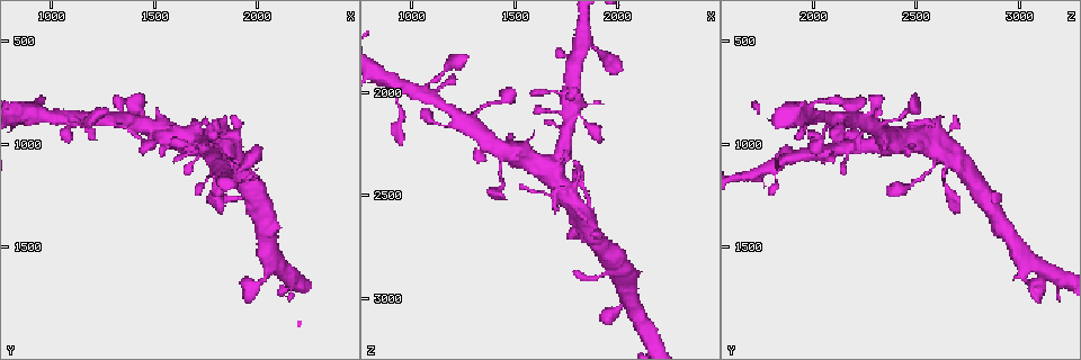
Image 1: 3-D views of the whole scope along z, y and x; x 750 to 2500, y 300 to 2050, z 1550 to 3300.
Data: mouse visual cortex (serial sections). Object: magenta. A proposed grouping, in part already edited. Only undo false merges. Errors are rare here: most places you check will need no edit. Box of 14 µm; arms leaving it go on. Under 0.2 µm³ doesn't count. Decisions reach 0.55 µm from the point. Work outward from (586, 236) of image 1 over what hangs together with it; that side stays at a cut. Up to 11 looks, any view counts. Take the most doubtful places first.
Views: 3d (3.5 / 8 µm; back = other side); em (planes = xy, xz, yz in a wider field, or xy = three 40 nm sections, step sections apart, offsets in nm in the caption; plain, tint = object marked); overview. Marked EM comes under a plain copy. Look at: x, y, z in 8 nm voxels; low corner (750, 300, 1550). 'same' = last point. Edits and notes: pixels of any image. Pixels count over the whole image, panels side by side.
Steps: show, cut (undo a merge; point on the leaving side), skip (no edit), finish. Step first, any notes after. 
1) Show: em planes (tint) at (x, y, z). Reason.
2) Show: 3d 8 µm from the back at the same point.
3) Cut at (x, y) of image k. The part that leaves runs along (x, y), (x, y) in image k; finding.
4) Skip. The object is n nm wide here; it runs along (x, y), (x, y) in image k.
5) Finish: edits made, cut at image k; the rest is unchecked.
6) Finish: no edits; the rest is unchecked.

Show: 3d 3.5 µm at (1770, 1030, 2130). Branch point.

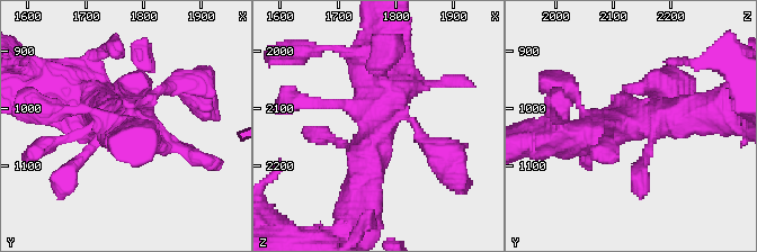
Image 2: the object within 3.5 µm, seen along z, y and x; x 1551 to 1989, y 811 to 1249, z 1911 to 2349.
Show: em xy step 3 (tint) at (1775, 1020, 2125).

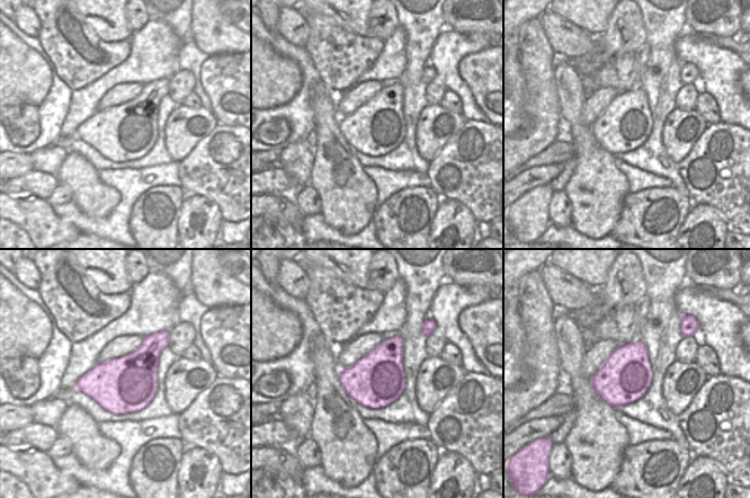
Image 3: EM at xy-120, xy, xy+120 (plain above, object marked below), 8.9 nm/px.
Show: em xy step 5 (tint) at the same point. Cut it another way.

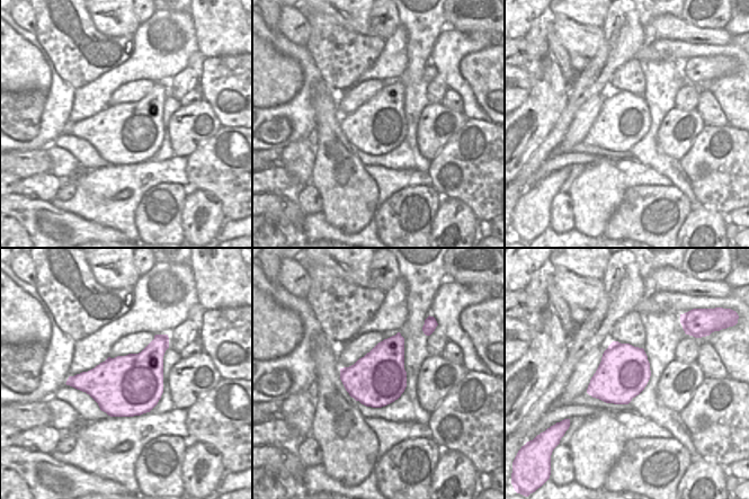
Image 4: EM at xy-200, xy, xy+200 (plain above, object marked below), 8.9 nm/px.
Skip. It runs along (698, 115), (557, 138) in image 2; continuous, no second cell.

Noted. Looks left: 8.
Show: 3d 8 µm at (1840, 1130, 1750). Sudden change in width.

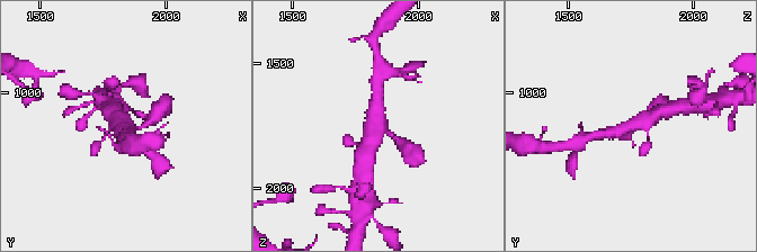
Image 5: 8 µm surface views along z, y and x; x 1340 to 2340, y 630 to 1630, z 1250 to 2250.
Show: em xy step 5 (tint) at (1820, 1140, 1760).

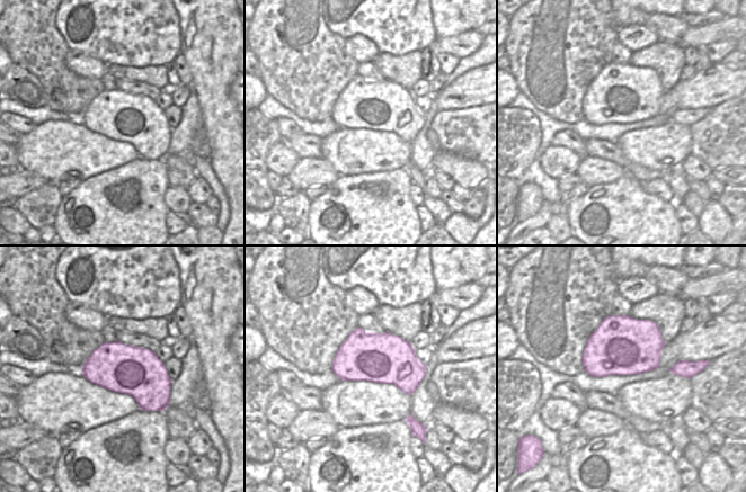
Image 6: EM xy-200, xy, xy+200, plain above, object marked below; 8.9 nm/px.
Skip. All the same cell.

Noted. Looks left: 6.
Show: 3d 8 µm from the back at (1450, 900, 2280).

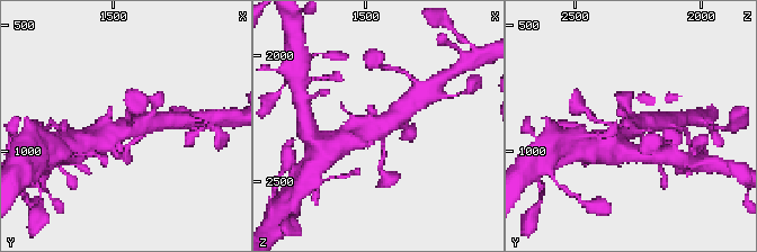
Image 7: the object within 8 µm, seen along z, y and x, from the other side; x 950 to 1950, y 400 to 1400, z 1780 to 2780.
Show: 3d 3.5 µm at (1440, 920, 2280).

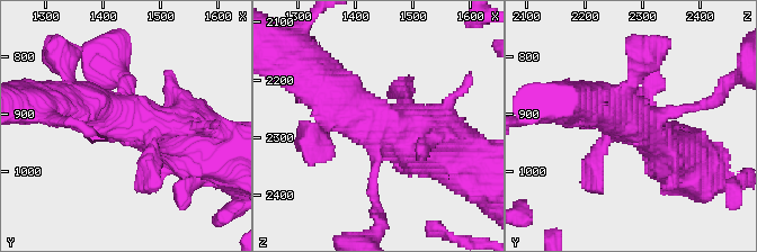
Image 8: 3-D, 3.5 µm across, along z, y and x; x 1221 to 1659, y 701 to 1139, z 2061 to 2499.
Skip. It runs along (442, 159), (321, 87) in image 8; continuous, no second cell.

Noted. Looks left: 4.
Show: 3d 3.5 µm at (1060, 870, 2010). Abrupt turn.

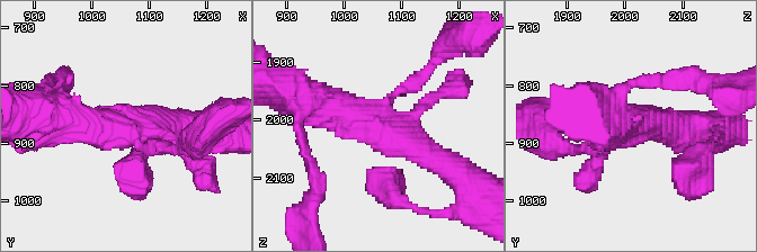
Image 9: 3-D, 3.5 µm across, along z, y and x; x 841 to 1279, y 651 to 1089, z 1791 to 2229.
Show: em planes (tint) at (1055, 870, 2005).

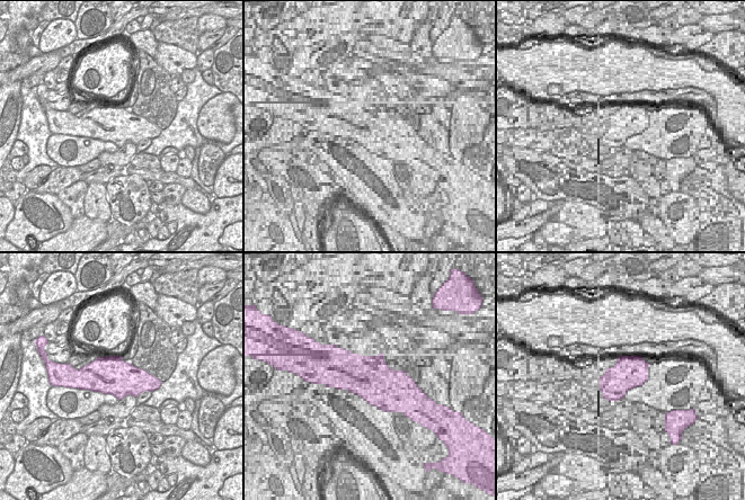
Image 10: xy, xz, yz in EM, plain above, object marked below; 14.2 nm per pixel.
Skip. It runs along (439, 162), (339, 107), (304, 101) in image 9; all the same cell.

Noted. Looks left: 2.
Finish: no edits; the rest is unchecked.

